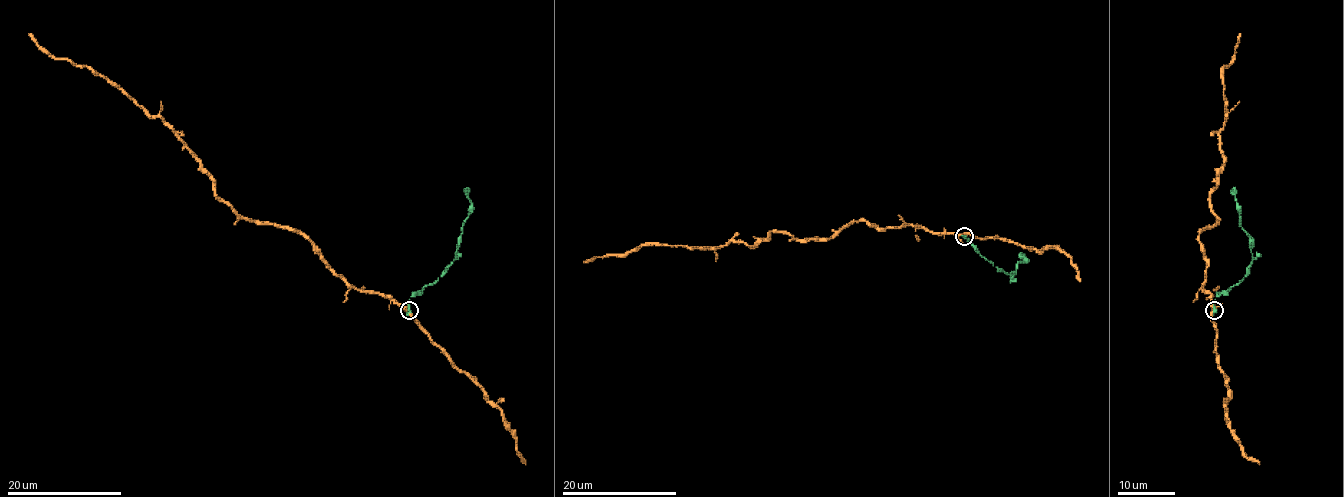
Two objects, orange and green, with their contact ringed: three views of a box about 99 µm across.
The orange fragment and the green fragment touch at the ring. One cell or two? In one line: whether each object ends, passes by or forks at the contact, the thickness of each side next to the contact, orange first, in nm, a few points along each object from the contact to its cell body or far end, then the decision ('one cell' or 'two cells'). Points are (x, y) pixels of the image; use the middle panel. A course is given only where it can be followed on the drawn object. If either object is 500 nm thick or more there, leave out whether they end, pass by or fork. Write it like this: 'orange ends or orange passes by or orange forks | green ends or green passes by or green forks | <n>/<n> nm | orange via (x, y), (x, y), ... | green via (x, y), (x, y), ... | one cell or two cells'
orange forks | green ends | 320/460 nm | orange via (964, 235), (856, 221), (829, 238), (798, 240), (772, 231), (757, 245), (645, 244), (584, 262) | green via (964, 235), (973, 247), (1009, 274), (1017, 268), (1017, 262), (1026, 258), (1022, 255) | two cells

